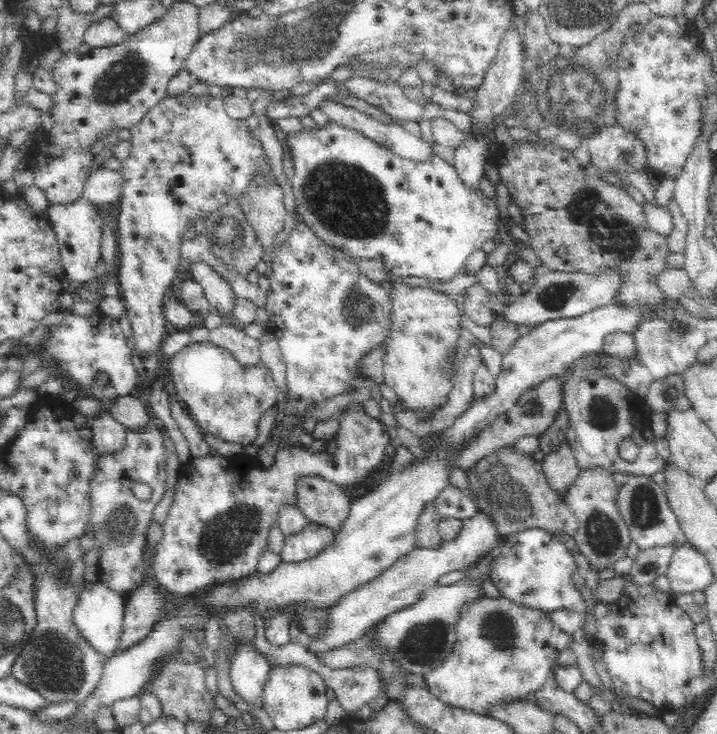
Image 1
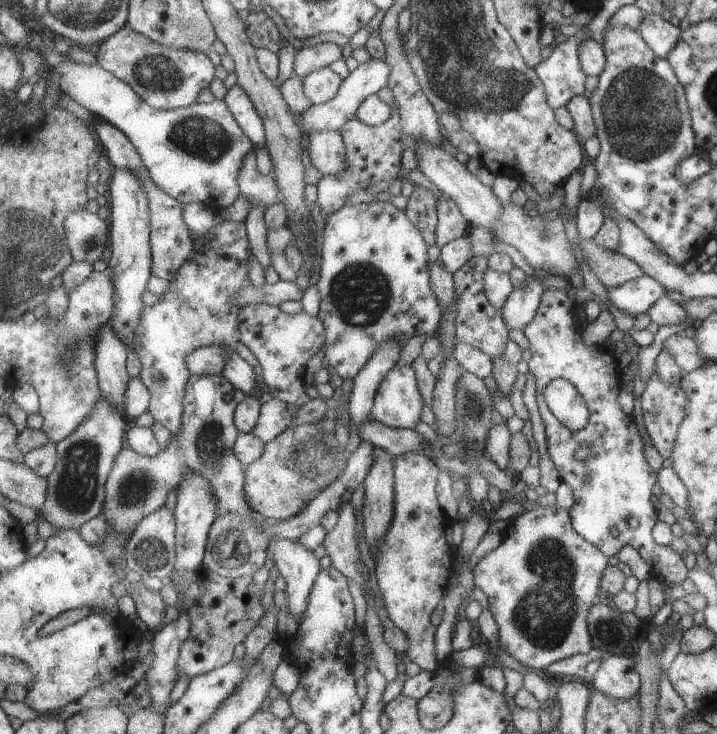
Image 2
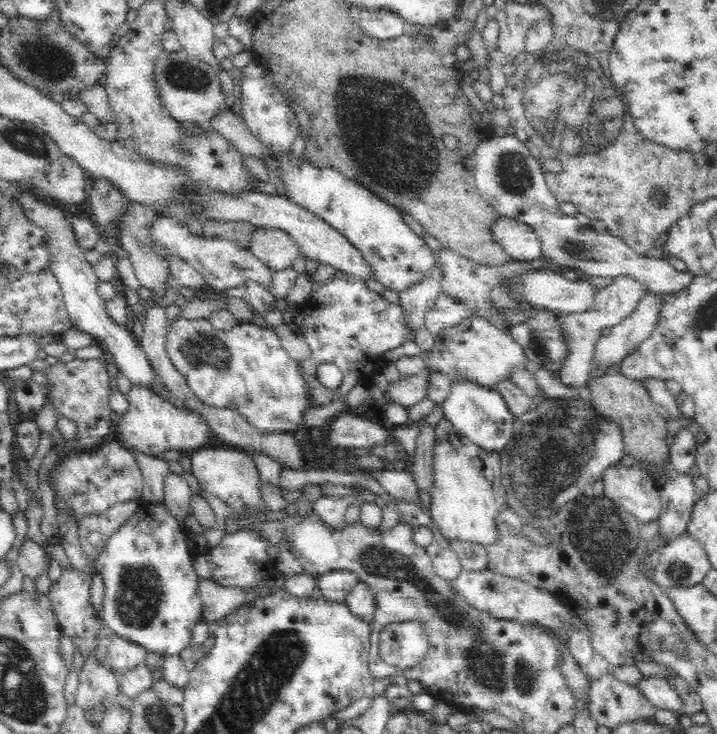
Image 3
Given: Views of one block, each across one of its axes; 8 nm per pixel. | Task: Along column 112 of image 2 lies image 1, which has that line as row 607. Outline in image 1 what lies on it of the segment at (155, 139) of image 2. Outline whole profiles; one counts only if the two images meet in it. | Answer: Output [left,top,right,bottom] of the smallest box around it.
[72,582,125,658]

